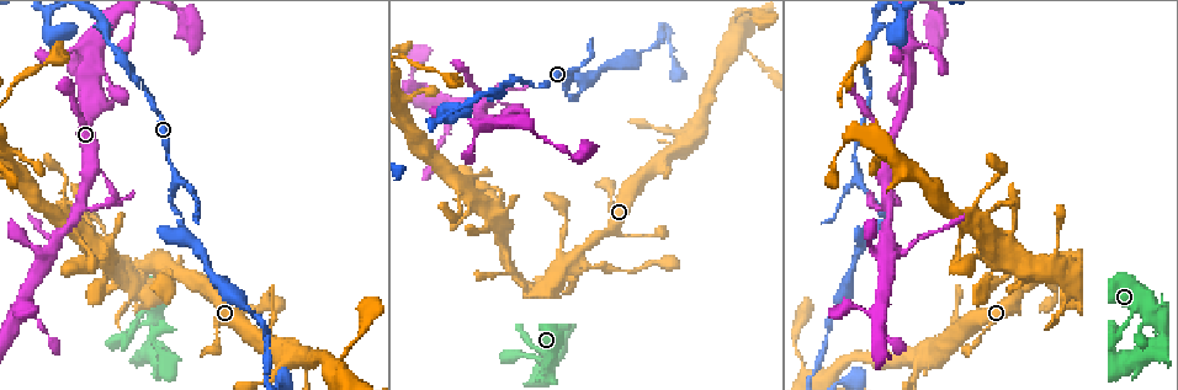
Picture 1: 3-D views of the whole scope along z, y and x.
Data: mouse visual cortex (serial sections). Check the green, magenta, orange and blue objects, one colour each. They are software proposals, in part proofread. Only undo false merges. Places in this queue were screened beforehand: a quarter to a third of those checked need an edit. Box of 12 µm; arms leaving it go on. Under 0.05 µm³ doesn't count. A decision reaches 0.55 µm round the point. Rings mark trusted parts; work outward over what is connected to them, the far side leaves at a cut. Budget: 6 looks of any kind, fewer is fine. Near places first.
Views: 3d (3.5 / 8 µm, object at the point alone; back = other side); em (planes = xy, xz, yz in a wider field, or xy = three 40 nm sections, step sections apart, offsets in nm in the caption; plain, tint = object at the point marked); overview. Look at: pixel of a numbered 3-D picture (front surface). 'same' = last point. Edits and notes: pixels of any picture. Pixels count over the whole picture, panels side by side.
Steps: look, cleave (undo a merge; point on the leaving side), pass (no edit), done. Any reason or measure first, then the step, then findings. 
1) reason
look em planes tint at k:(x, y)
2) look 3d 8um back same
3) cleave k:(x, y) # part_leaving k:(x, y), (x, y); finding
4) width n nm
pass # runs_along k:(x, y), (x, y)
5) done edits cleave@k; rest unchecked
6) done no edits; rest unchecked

three-way junction
look 3d 3.5um at 1:(900, 23)

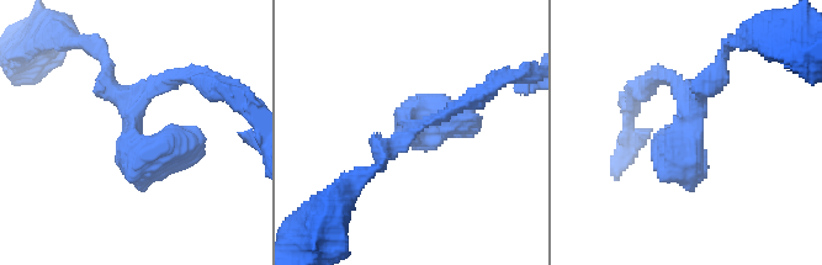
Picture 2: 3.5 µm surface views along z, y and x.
look em xy step 3 tint at 2:(134, 123)

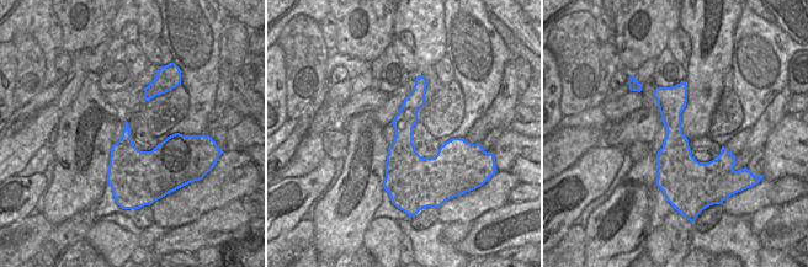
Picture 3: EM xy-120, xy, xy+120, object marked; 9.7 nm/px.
cut it another way
look em xy step 2 tint same

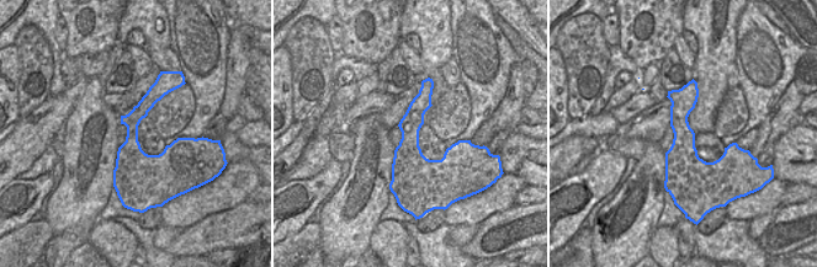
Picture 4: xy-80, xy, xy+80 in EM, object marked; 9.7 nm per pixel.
pass # runs_along 2:(662, 74), (690, 127), (684, 154), (674, 143); one cell here

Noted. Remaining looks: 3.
narrows sharply
look 3d 8um at 1:(867, 244)

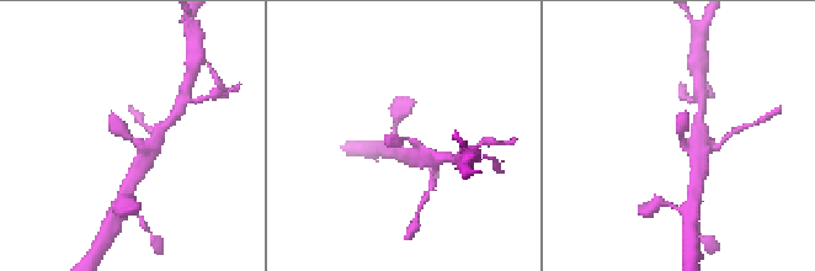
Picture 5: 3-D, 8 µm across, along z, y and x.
look em xy step 2 tint at 5:(128, 137)

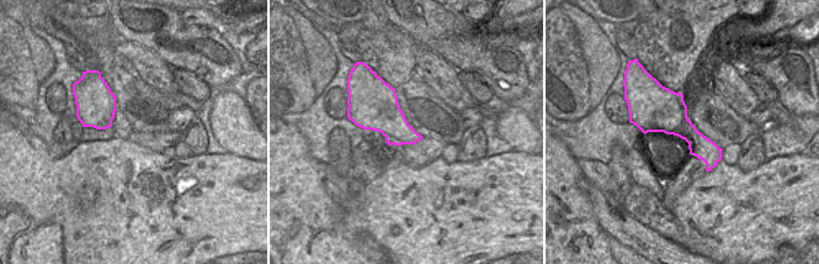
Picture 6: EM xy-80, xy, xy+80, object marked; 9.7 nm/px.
pass # runs_along 5:(155, 144), (143, 148), (112, 112); one cell here

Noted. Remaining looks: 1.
done no edits; rest unchecked

